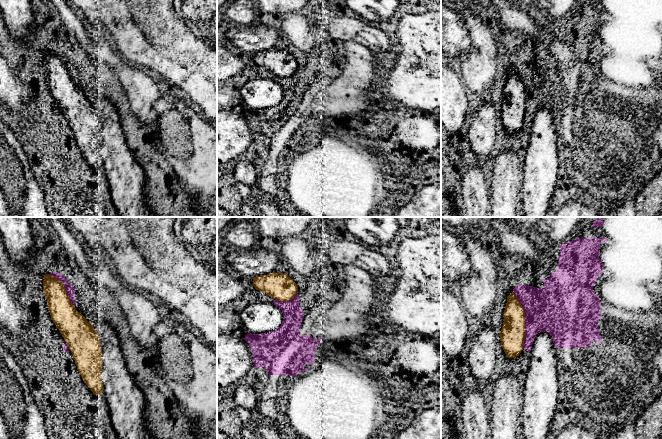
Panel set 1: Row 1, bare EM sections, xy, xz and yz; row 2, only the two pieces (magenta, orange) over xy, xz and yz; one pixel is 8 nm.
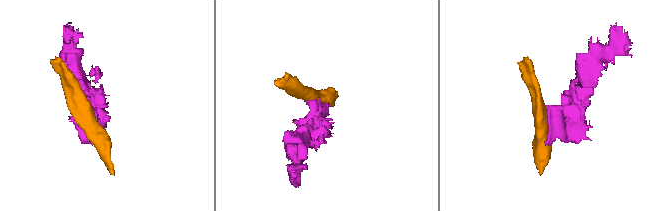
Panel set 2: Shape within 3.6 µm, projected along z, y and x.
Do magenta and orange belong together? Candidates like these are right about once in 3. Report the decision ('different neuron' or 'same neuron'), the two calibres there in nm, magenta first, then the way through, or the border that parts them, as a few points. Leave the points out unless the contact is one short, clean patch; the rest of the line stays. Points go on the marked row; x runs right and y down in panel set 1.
different neuron | 380/200 nm

